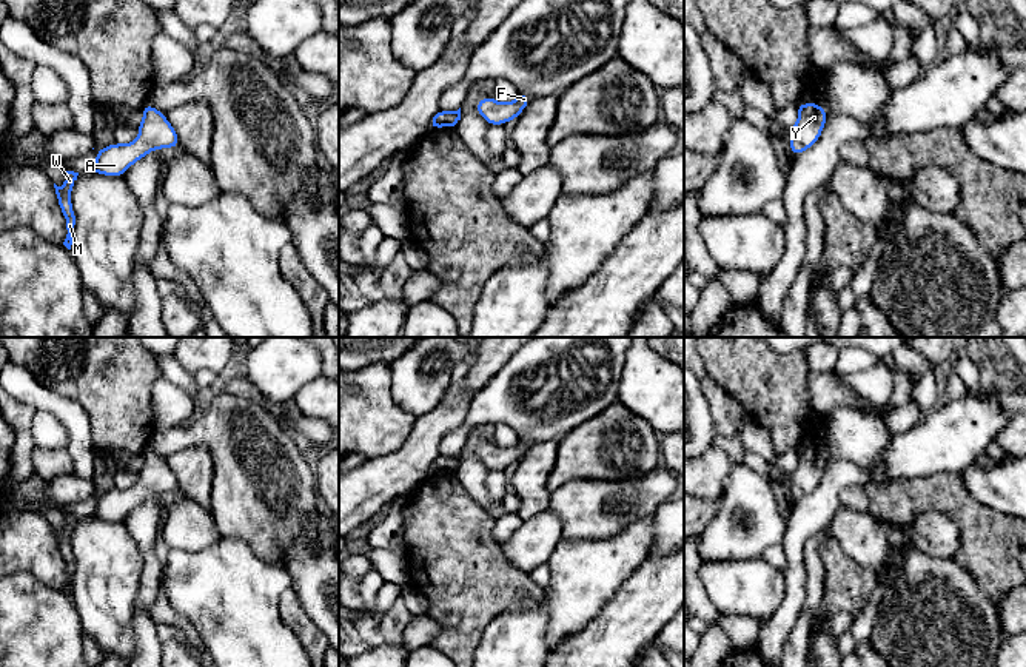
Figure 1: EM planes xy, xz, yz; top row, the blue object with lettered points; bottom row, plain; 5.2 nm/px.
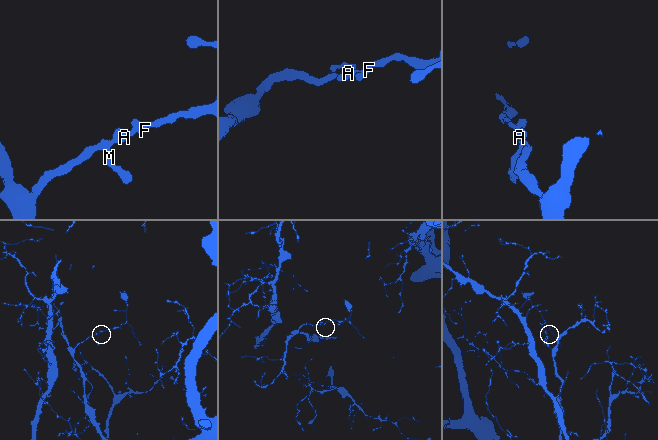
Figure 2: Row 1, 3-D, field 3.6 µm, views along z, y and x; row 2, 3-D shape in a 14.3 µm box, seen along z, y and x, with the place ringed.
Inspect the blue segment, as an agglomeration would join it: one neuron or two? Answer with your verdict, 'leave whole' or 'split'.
leave whole

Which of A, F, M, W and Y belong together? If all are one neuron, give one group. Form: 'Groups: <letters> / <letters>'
Groups: A F M W Y

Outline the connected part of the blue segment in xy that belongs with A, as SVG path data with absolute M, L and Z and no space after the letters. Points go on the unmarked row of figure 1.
M146 448L143 465L139 468L139 482L131 488L112 488L96 498L96 510L89 518L122 522L123 518L148 498L162 493L179 493L179 481L163 458Z

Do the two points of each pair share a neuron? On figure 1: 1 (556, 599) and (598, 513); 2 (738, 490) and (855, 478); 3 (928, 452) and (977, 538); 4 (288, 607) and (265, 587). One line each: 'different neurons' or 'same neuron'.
1: different neurons
2: different neurons
3: different neurons
4: different neurons

